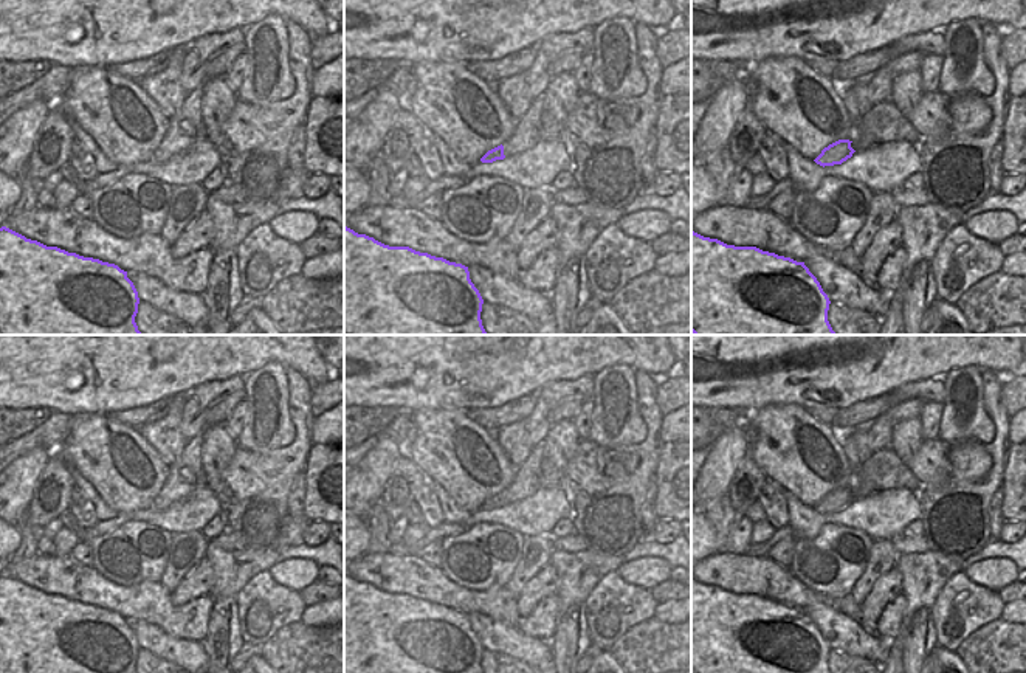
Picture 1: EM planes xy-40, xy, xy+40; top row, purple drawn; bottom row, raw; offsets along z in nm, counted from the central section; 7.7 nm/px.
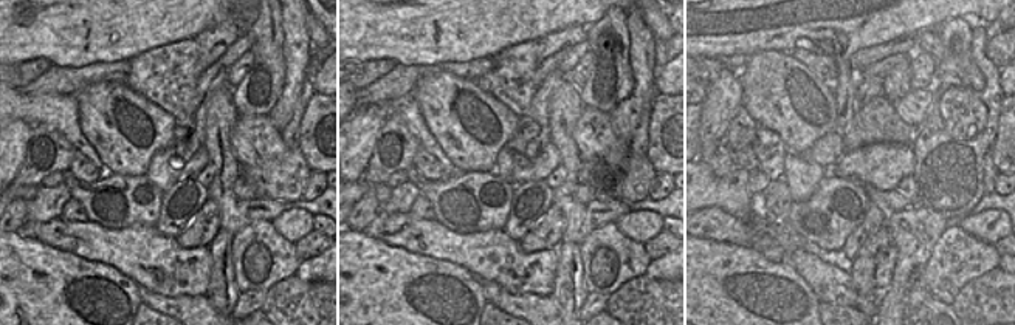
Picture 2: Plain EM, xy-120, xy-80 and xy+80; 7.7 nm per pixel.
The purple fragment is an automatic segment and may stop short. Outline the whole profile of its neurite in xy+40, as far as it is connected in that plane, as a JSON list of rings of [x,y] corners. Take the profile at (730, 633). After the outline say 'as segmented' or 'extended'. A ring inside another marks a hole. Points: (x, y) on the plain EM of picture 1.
[[[691,577],[691,673],[831,673],[829,645],[804,609],[756,594],[727,592]]]; as segmented

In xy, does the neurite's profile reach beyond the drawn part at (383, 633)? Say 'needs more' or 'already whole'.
already whole

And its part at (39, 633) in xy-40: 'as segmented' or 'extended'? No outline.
as segmented

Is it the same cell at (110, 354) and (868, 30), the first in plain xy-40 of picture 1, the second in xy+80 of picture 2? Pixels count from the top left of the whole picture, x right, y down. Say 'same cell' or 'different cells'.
same cell

